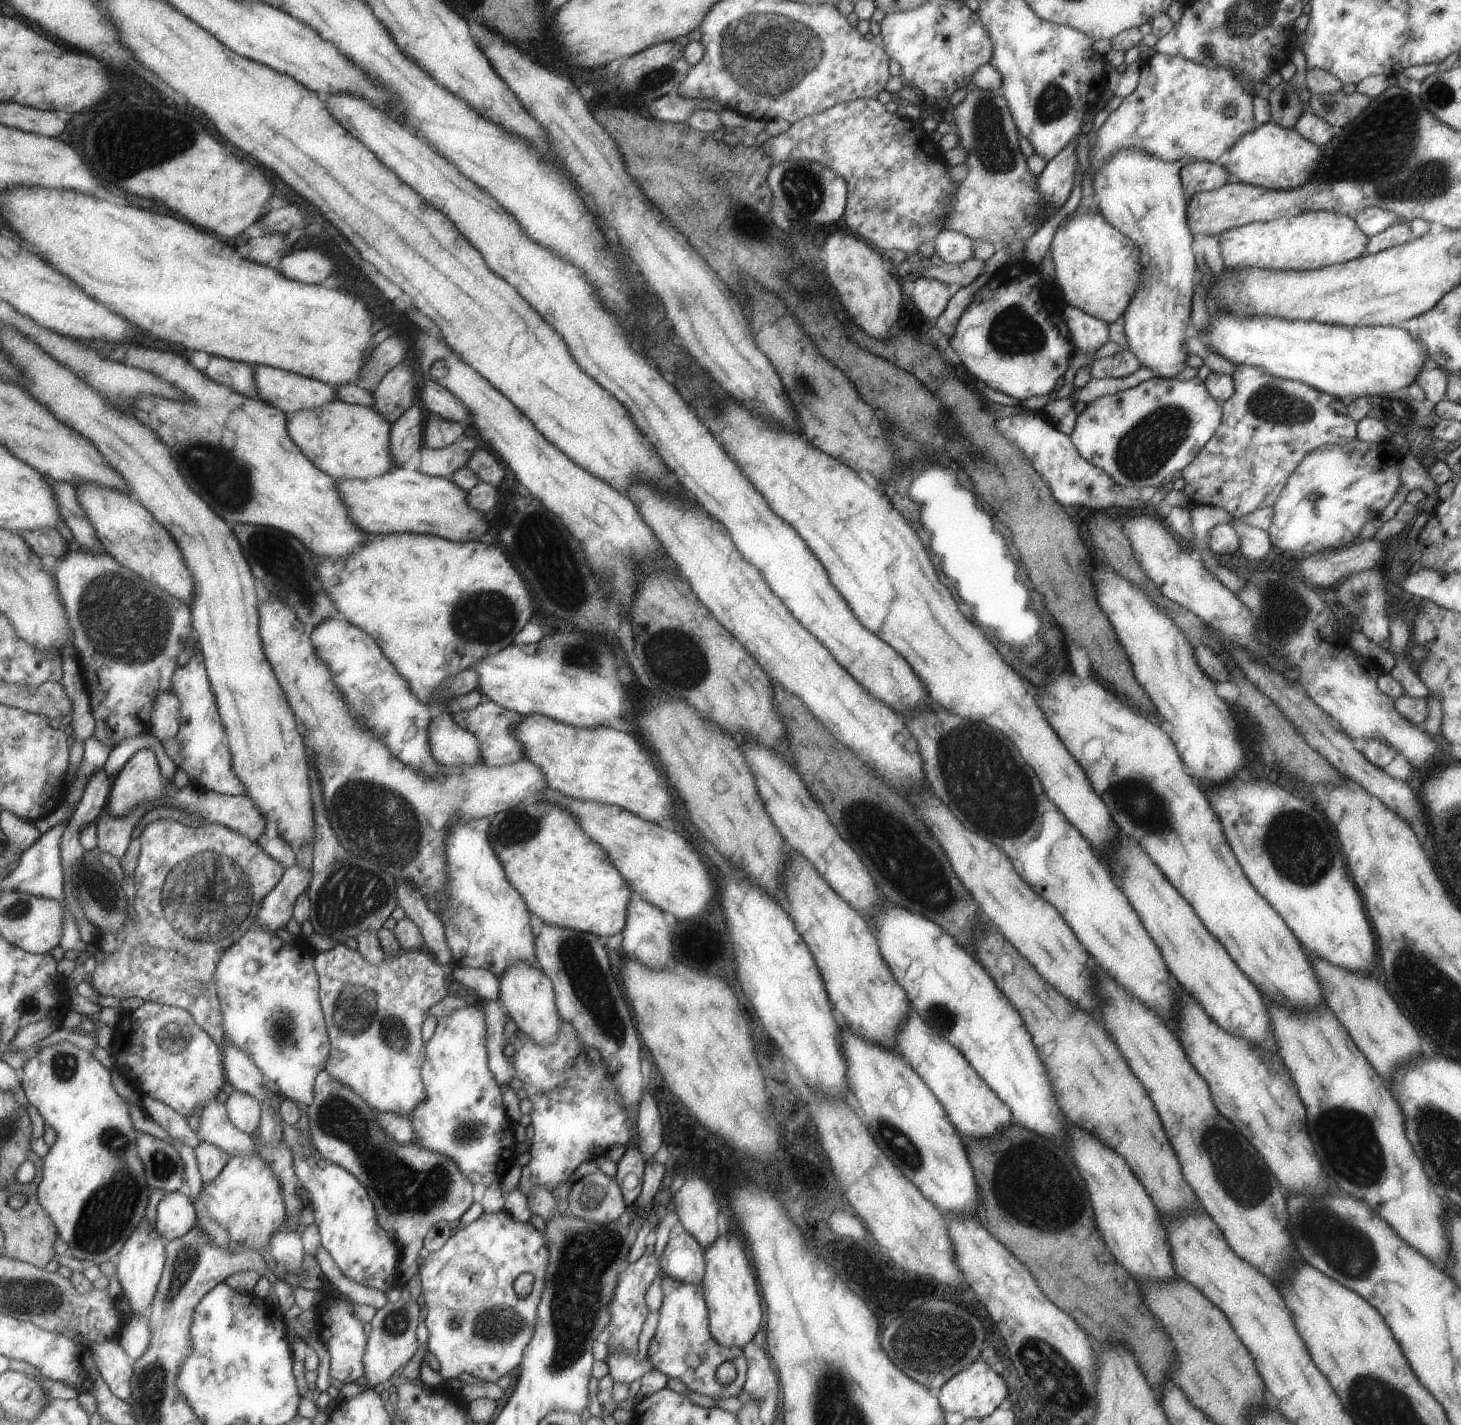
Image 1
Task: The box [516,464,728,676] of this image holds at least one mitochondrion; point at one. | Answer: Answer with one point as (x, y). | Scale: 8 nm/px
(581, 658)

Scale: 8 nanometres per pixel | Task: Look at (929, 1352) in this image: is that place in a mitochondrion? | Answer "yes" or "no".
yes

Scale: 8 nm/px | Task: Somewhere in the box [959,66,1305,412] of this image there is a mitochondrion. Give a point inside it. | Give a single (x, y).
(995, 153)

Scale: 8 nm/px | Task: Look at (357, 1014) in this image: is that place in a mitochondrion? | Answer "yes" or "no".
yes

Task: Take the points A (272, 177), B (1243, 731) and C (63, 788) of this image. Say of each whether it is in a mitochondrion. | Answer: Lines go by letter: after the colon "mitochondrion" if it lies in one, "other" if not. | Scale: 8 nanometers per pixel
A: other
B: other
C: other

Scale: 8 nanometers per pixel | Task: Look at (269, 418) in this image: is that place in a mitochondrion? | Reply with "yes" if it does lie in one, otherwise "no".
no

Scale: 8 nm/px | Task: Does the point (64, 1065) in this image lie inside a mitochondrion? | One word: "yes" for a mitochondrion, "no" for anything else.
yes

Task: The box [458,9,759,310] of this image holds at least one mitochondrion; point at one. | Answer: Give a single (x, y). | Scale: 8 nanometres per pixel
(652, 83)

